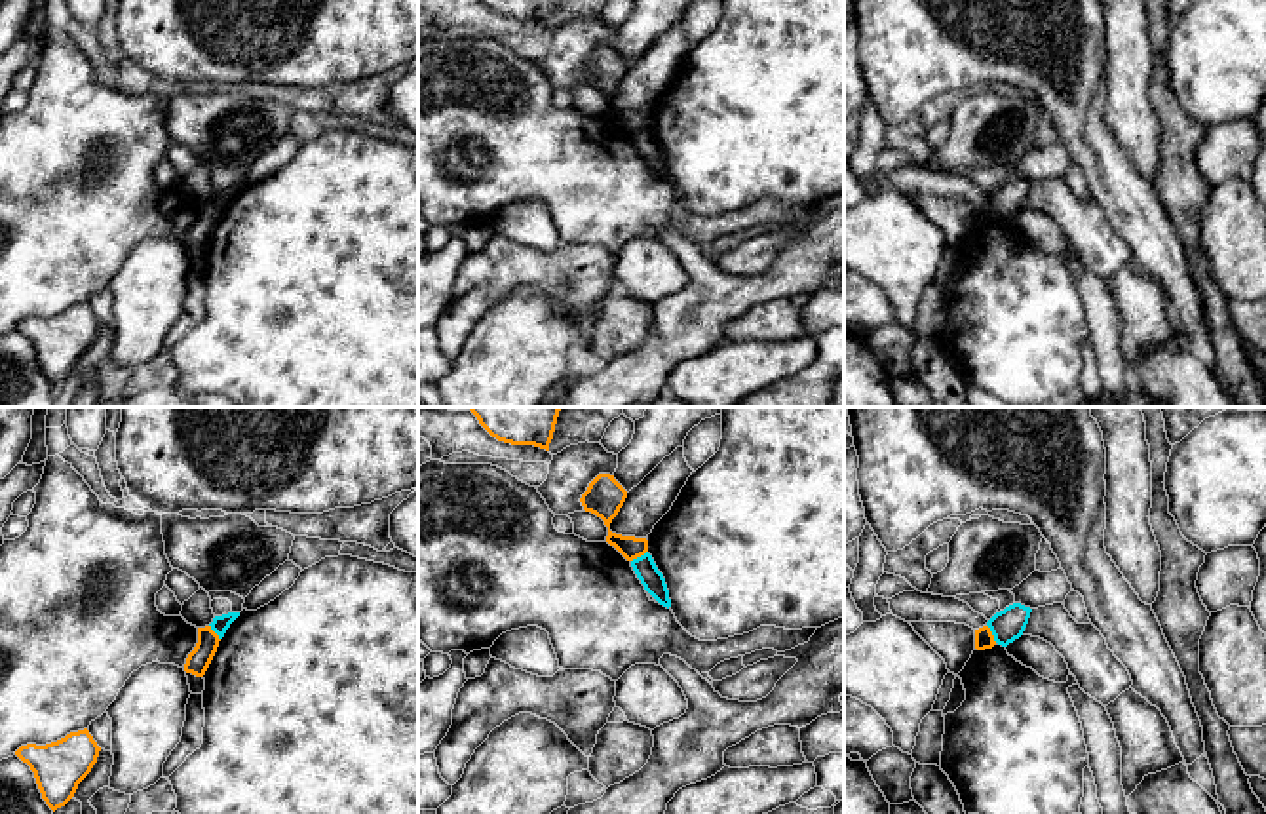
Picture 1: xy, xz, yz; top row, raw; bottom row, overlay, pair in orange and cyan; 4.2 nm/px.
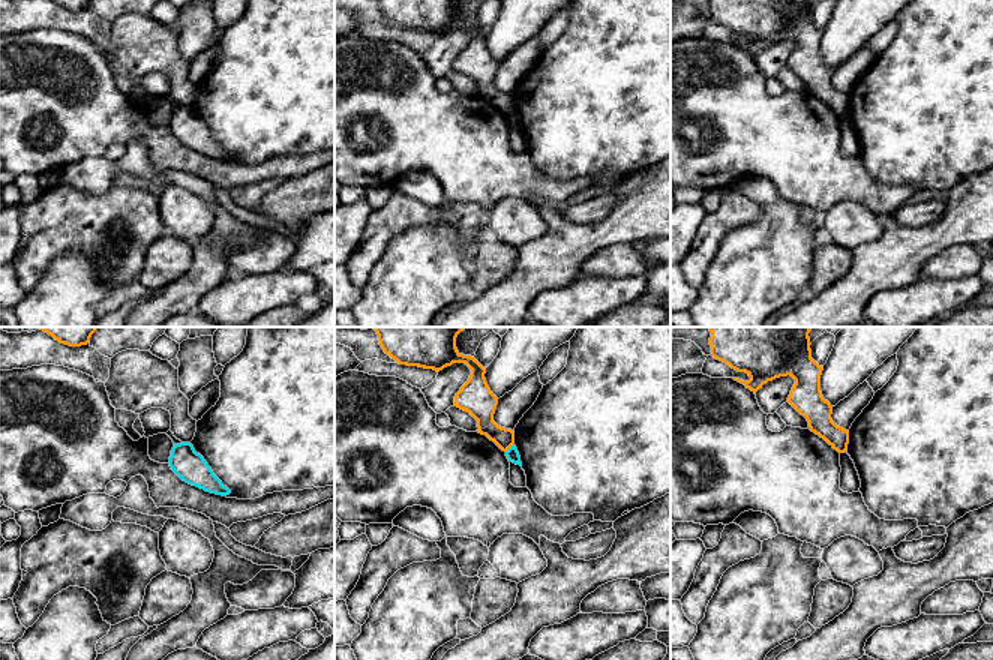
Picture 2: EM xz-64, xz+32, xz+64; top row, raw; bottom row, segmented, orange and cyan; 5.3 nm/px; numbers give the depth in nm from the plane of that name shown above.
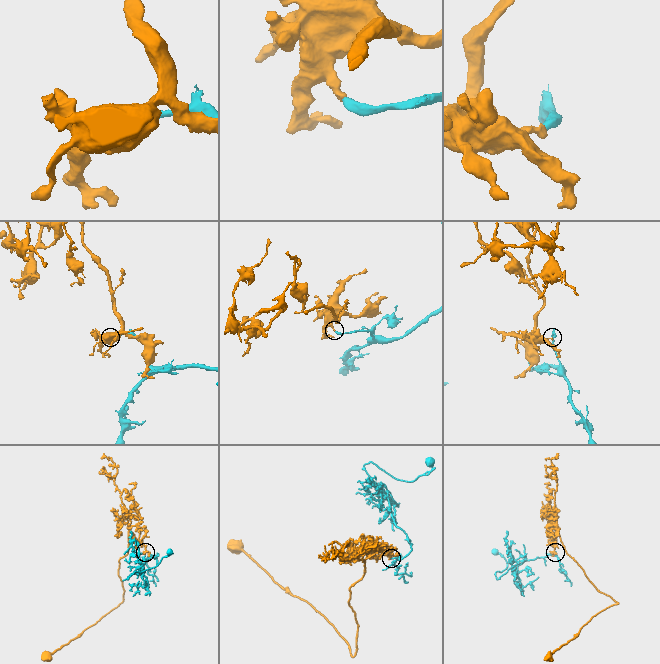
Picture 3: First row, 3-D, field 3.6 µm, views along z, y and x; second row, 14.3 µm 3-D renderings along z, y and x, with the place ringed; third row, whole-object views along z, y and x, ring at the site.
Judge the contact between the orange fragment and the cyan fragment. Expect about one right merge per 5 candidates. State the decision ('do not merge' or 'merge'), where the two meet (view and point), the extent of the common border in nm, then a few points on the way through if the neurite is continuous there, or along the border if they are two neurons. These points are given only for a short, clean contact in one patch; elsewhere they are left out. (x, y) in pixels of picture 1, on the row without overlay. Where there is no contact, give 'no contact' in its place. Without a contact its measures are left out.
do not merge | yz (991, 208) | 90 nm | along yz (987, 198), (997, 215)

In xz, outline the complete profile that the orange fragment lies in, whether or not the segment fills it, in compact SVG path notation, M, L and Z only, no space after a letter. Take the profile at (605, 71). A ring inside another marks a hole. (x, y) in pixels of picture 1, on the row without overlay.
M599 48L582 68L580 76L585 86L595 87L608 101L606 116L614 120L627 135L648 126L646 112L622 110L610 105L612 93L627 72L627 65L610 48Z

